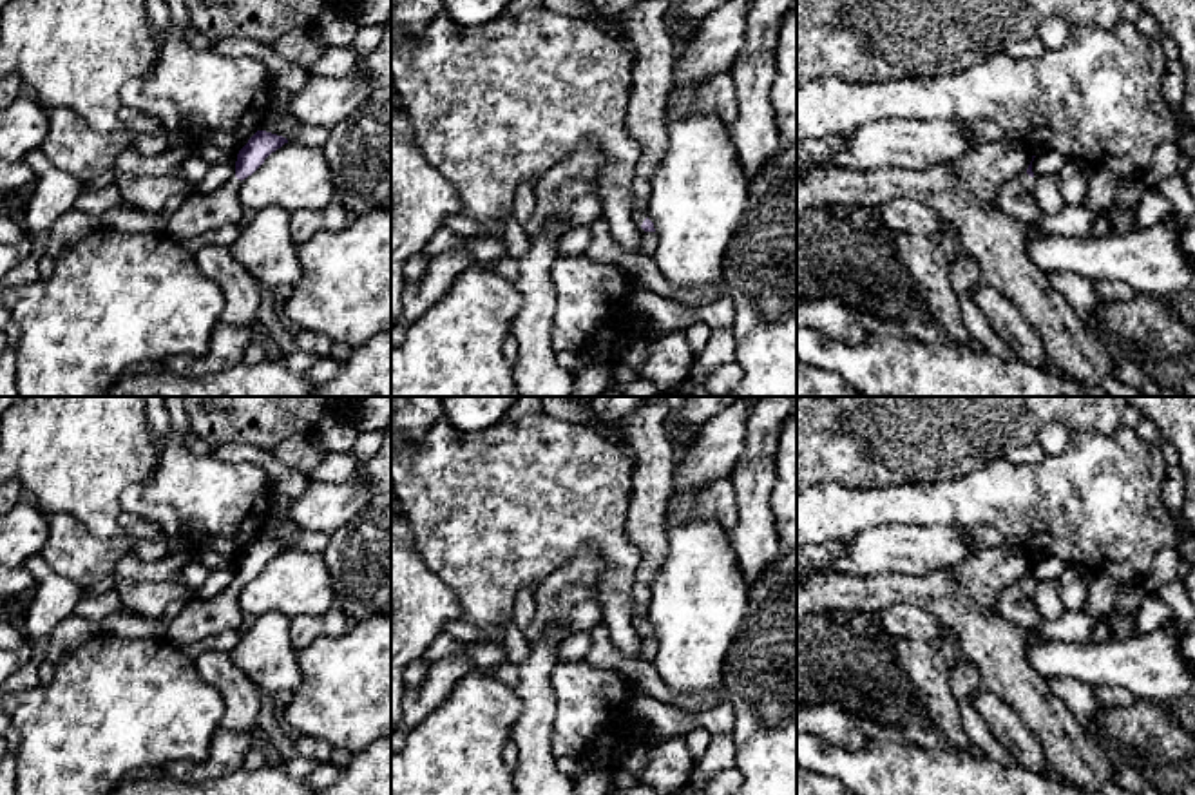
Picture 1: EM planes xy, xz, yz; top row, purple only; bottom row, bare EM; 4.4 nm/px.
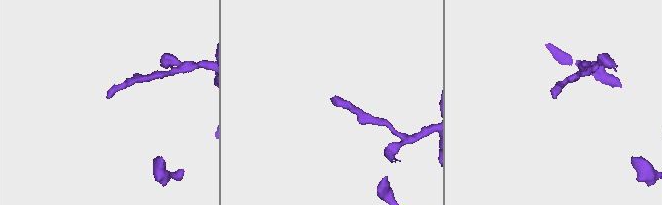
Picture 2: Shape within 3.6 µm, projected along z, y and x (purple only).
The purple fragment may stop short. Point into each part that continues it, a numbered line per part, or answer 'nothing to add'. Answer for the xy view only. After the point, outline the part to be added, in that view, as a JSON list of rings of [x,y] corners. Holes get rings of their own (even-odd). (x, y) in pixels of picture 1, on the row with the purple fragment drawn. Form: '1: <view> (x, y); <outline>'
1: xy (200, 214); [[[232,176],[212,194],[186,196],[179,208],[170,212],[163,230],[179,243],[186,243],[197,235],[239,225],[244,217],[239,188],[241,179]]]

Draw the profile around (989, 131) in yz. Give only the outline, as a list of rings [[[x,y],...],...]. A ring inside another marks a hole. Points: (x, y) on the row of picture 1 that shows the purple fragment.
[[[980,118],[974,123],[974,132],[978,141],[999,143],[1007,138],[1001,125],[990,118]]]

